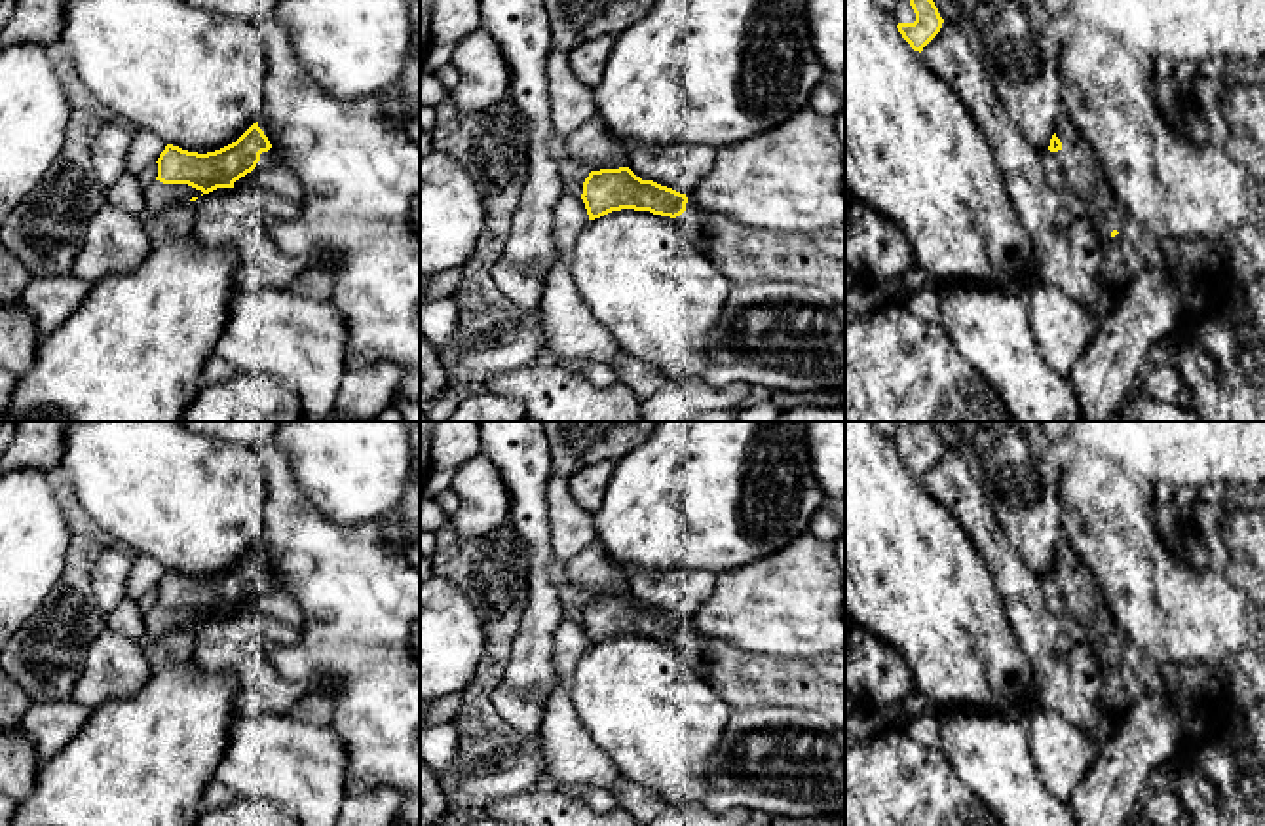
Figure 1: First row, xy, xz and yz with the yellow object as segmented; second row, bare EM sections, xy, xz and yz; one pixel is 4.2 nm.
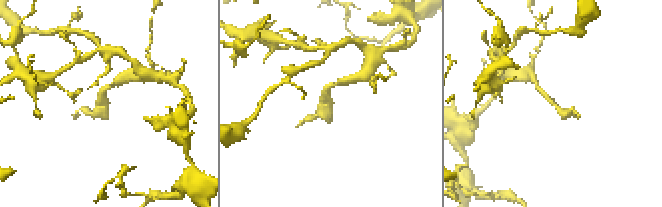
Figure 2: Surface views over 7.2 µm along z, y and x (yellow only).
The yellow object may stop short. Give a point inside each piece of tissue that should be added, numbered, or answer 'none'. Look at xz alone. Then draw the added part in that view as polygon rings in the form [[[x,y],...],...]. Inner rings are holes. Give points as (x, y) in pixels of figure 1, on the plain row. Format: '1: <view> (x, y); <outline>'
1: xz (743, 680); [[[693,627],[686,629],[686,636],[674,648],[682,661],[733,710],[802,708],[830,720],[838,729],[845,729],[845,649],[800,659],[758,657],[708,638]]]

